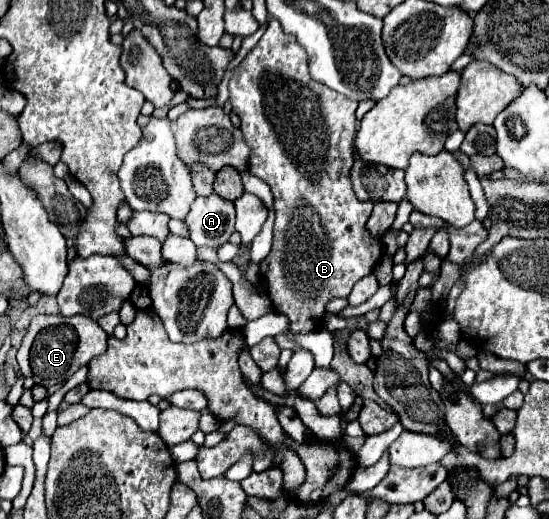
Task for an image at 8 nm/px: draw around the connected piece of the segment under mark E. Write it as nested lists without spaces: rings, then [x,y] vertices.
[[[36,315],[18,349],[18,365],[24,377],[46,389],[64,385],[80,367],[88,365],[96,355],[106,351],[108,335],[90,317],[84,315]]]

